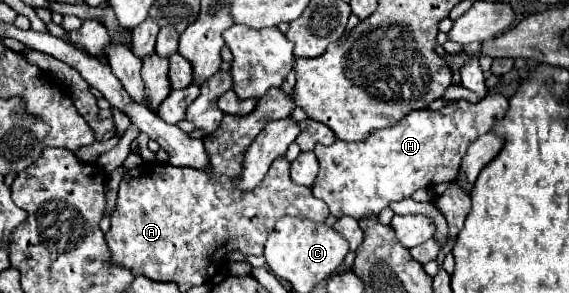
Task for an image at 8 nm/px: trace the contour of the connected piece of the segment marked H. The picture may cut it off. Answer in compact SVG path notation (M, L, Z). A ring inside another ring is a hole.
M487 92L477 104L457 100L437 112L411 112L393 128L373 132L363 142L337 140L331 146L317 144L313 152L319 160L319 174L313 194L329 206L335 218L353 216L361 220L365 214L379 214L391 202L403 200L419 188L453 182L469 144L487 134L495 126L495 120L505 116L507 108L509 104L503 94Z

